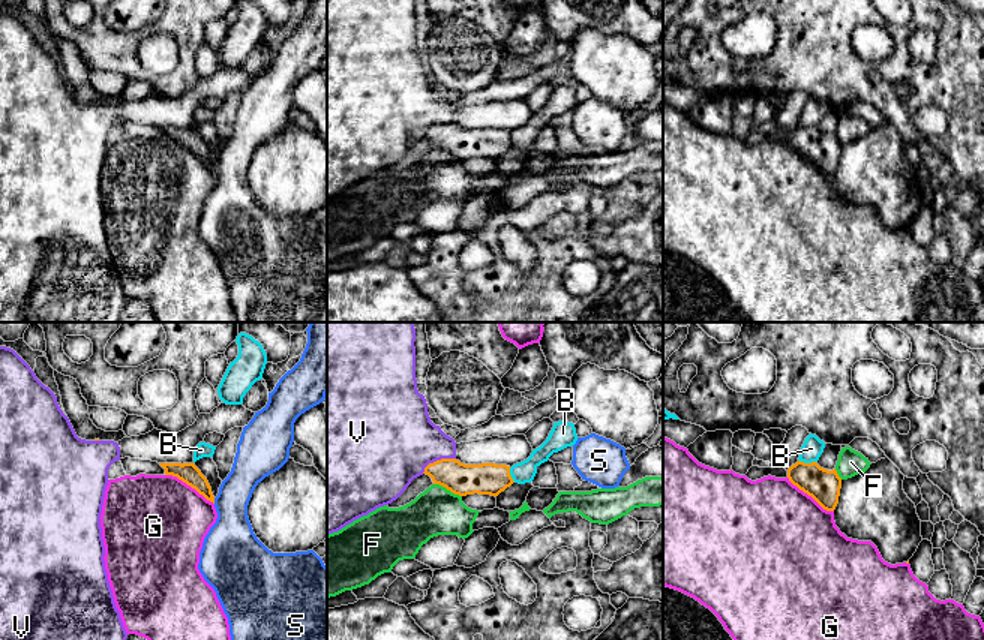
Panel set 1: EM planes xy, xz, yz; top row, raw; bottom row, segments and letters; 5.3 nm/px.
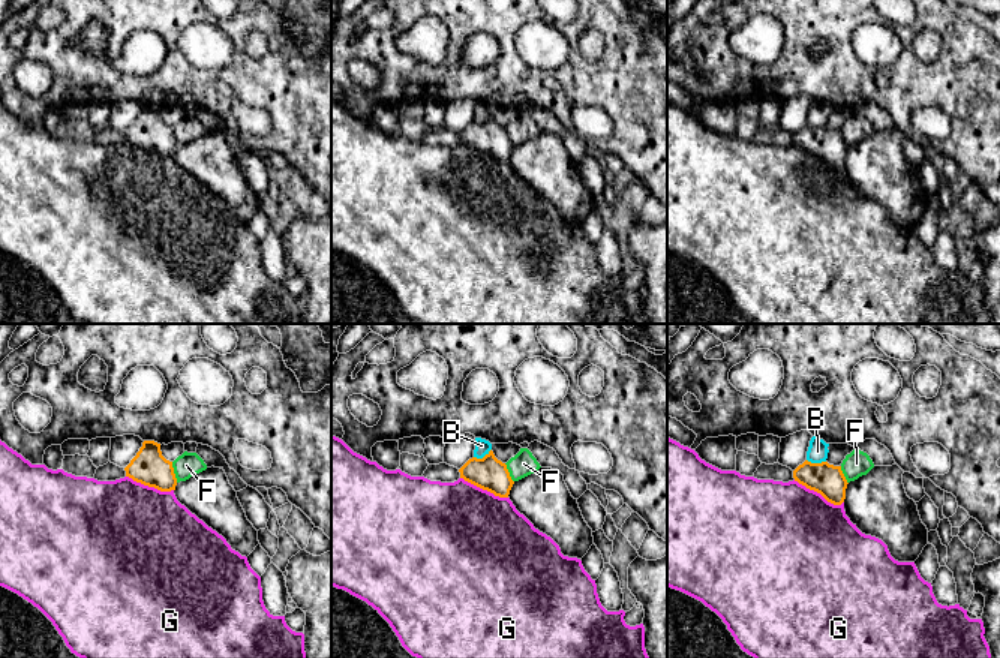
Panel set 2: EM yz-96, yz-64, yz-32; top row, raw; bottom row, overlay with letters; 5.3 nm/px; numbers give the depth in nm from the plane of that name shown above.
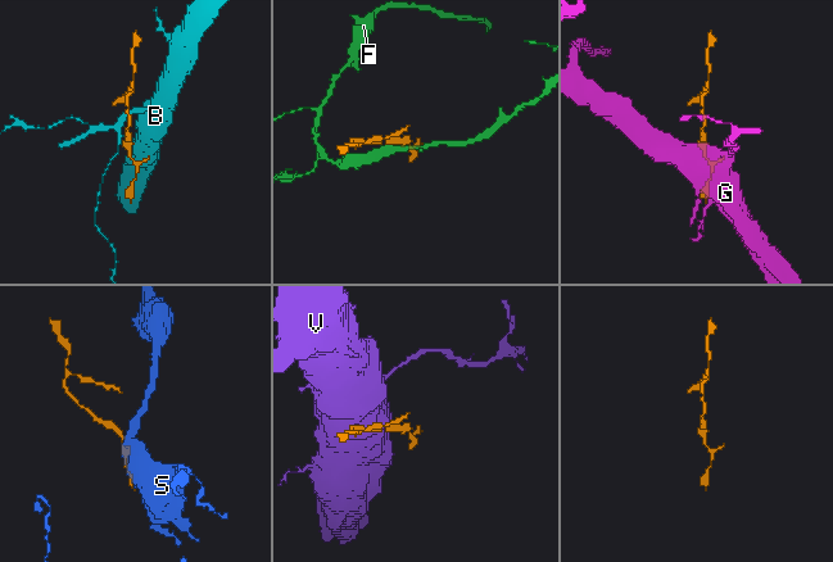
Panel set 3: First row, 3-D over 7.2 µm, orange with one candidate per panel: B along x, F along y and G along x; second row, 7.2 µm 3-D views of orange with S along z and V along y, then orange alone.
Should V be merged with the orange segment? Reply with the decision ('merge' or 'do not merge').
do not merge

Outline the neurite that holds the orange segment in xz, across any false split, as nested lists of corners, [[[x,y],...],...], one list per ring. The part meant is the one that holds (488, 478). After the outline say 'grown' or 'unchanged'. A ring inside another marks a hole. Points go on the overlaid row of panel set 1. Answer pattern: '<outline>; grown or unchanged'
[[[456,459],[429,463],[423,474],[429,475],[434,484],[440,484],[459,496],[474,493],[498,496],[514,483],[507,465],[465,465]]]; unchanged

